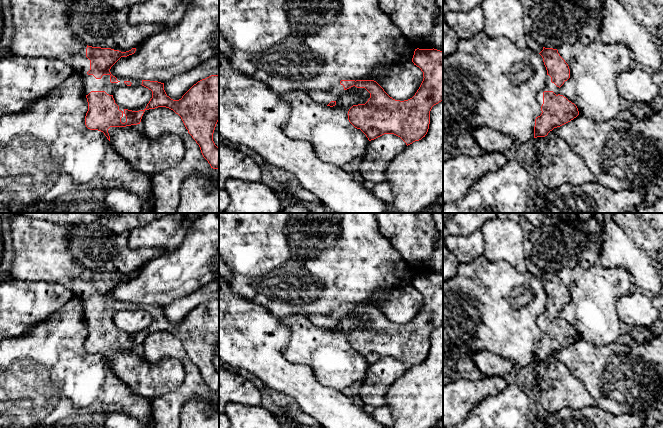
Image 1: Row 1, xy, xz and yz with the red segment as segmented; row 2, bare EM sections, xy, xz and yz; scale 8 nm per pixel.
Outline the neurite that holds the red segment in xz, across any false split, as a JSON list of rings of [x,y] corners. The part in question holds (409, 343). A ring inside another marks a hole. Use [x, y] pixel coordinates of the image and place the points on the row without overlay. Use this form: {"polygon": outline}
{"polygon": [[[415,273],[412,282],[414,289],[423,296],[423,305],[415,319],[404,325],[390,321],[374,304],[341,304],[329,314],[311,314],[308,319],[317,327],[333,331],[339,320],[347,313],[355,310],[365,312],[370,322],[365,328],[353,329],[348,335],[349,346],[360,353],[369,365],[384,358],[394,358],[400,361],[406,369],[421,364],[428,356],[430,335],[432,331],[443,324],[443,276],[437,273]]]}

